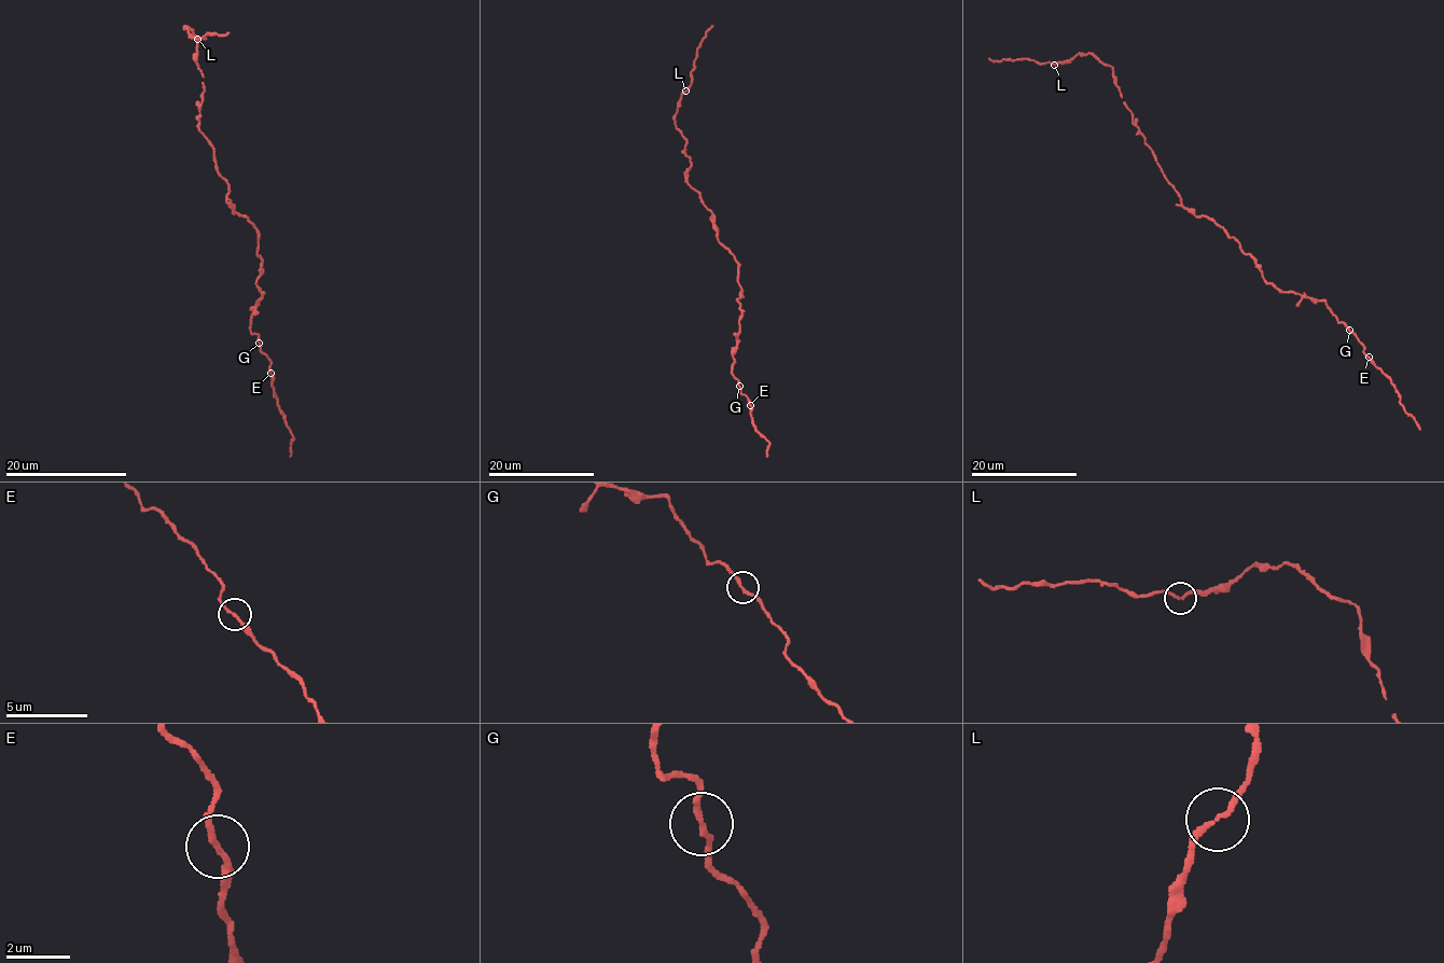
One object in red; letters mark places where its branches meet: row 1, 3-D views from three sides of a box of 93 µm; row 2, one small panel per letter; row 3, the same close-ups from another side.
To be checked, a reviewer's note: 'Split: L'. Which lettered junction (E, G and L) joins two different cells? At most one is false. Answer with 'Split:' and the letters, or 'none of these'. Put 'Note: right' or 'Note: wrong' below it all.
Split: none of these
Note: wrong

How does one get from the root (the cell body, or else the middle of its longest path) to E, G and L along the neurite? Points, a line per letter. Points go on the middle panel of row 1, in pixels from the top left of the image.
E: (718, 240), (737, 263), (741, 295), (736, 301), (741, 316), (731, 373), (749, 404)
G: (718, 240), (737, 263), (737, 281), (741, 289), (736, 301), (741, 316), (731, 373), (739, 380), (739, 386)
L: (718, 240), (712, 213), (685, 181), (691, 163), (684, 152), (685, 138), (674, 120), (685, 92)

